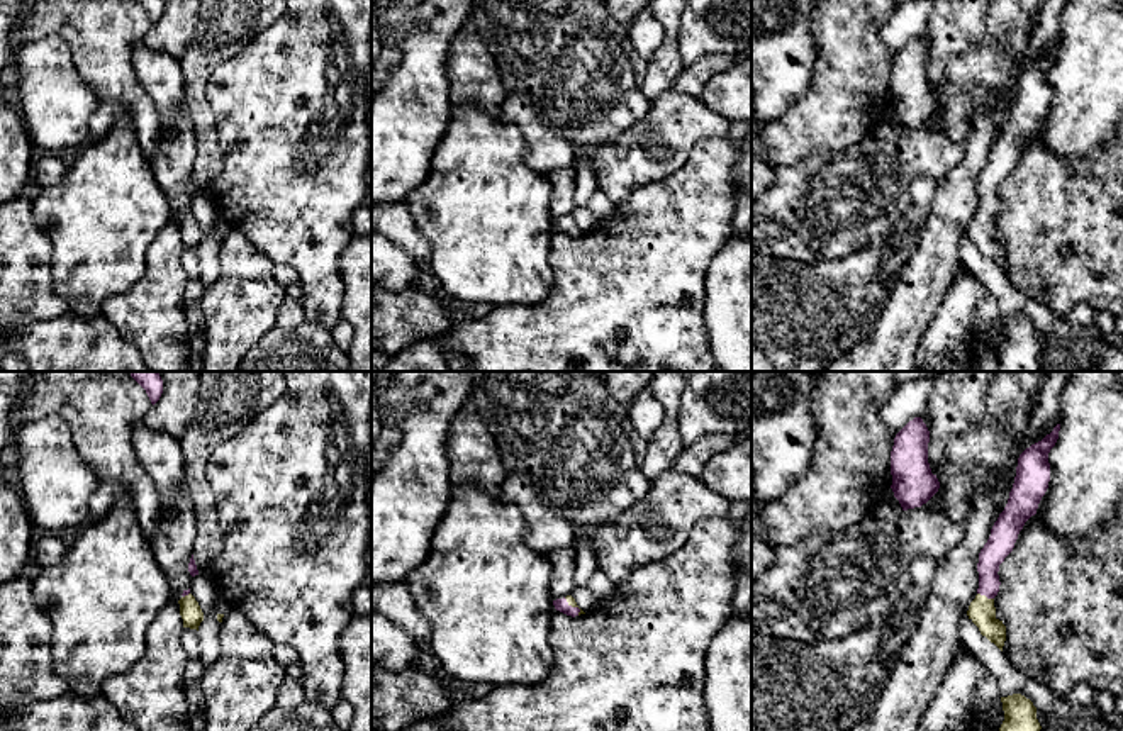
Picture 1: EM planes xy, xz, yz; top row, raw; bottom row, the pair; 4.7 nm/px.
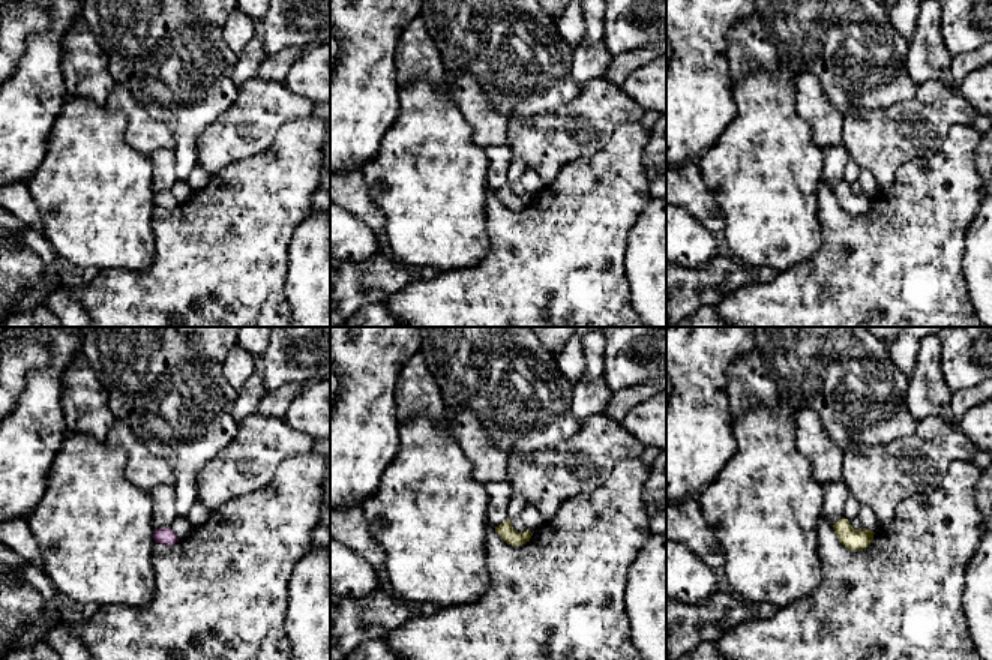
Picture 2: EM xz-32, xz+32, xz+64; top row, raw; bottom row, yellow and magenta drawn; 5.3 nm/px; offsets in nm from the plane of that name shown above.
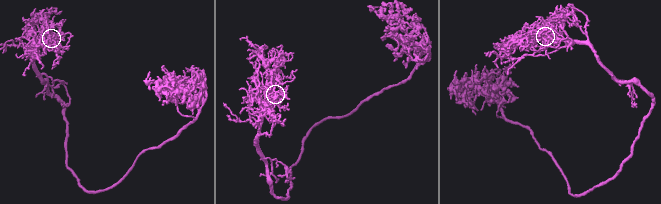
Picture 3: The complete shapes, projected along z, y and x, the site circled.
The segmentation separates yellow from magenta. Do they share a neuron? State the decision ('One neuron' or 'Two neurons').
One neuron

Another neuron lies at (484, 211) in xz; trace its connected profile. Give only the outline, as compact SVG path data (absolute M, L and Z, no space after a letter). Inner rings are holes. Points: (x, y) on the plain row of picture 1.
M453 105L448 131L436 148L426 181L409 197L409 210L431 246L426 268L443 292L492 309L541 304L551 292L551 183L526 161L526 141L500 112Z

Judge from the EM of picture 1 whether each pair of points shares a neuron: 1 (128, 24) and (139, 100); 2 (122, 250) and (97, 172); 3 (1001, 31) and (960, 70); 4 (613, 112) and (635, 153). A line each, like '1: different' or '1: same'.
1: same
2: same
3: same
4: different

